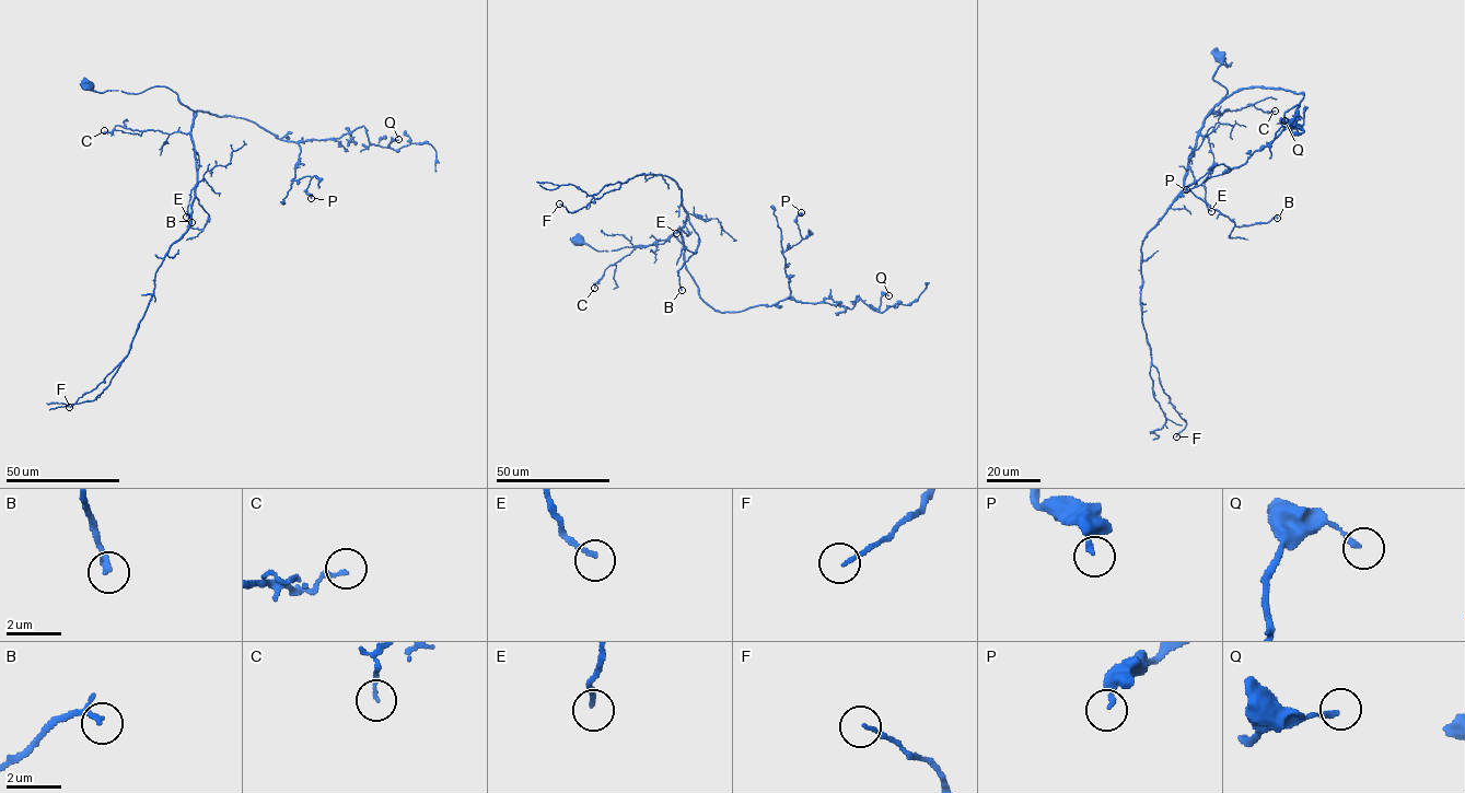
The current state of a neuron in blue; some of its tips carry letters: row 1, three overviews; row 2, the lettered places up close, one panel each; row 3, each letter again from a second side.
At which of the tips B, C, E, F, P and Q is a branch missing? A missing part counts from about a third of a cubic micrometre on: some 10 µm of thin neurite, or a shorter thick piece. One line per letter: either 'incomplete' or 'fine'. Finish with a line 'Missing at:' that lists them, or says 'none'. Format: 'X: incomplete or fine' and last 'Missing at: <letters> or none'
B: fine
C: fine
E: fine
F: fine
P: fine
Q: fine
Missing at: none

